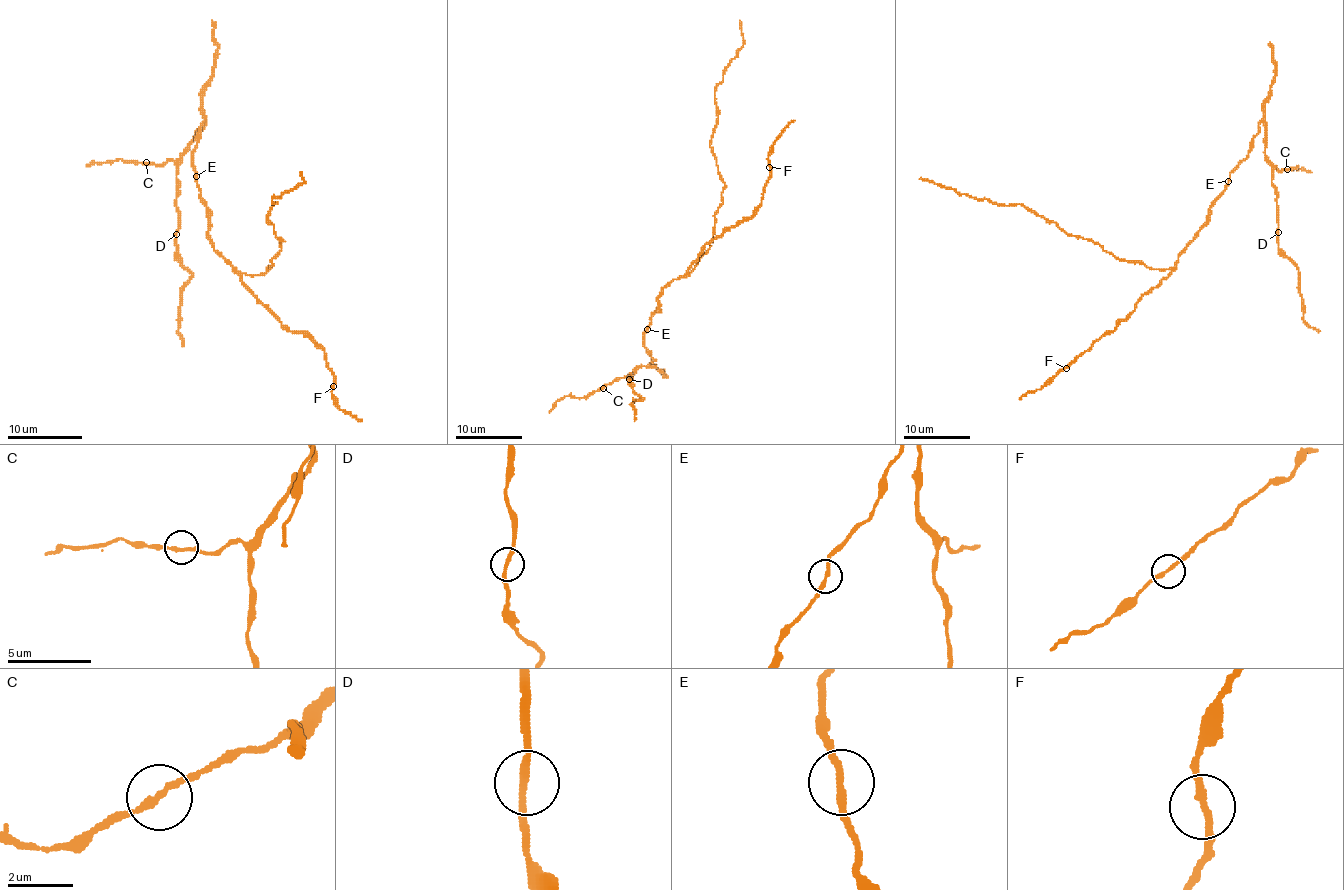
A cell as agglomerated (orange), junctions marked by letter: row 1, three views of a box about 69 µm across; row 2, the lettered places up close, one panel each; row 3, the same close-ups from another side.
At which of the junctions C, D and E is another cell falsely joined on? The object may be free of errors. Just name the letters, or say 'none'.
none

